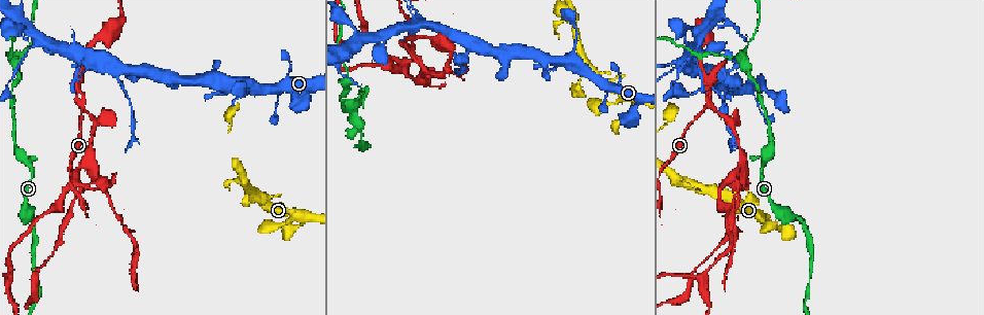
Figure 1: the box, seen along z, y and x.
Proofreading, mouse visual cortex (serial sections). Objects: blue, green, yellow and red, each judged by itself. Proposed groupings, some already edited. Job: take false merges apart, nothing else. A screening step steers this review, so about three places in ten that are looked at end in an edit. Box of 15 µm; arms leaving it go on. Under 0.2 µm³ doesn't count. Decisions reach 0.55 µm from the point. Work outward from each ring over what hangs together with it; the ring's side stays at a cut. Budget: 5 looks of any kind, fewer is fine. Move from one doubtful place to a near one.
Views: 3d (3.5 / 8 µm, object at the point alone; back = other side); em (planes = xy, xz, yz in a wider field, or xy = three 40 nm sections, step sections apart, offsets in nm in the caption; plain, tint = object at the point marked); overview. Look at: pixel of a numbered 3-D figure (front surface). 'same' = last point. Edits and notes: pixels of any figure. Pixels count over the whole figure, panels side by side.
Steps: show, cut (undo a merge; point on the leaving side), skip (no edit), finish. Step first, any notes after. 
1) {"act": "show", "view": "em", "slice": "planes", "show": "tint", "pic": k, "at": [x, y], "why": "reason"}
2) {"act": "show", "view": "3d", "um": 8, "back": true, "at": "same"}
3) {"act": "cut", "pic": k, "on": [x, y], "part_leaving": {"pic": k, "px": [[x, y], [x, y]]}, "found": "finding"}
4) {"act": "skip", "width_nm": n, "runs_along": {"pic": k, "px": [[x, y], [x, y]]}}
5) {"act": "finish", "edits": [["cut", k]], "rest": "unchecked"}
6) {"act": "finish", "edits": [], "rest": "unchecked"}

{"act": "show", "view": "3d", "um": 8, "pic": 1, "at": [342, 61], "why": "looks like a crossing"}

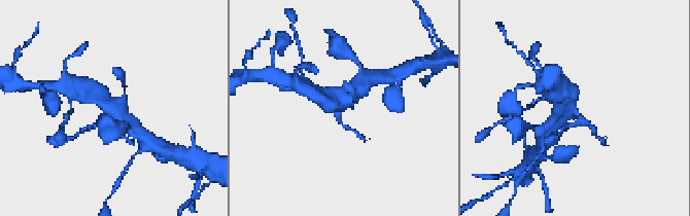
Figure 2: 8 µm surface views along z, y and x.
{"act": "show", "view": "3d", "um": 3.5, "pic": 2, "at": [344, 107], "why": "zoom in"}

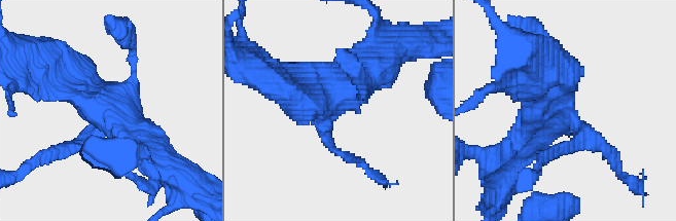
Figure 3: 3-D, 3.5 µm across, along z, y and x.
{"act": "show", "view": "em", "slice": "planes", "show": "tint", "pic": 3, "at": [339, 105]}

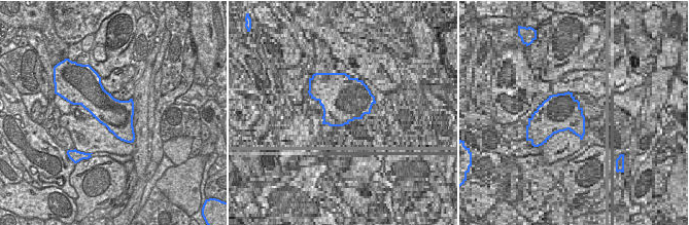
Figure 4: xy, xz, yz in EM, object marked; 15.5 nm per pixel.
{"act": "skip", "runs_along": {"pic": 3, "px": [[158, 155], [117, 108], [63, 67]]}, "found": "one cell here"}

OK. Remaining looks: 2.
{"act": "show", "view": "3d", "um": 3.5, "back": true, "pic": 1, "at": [705, 108], "why": "a fork"}

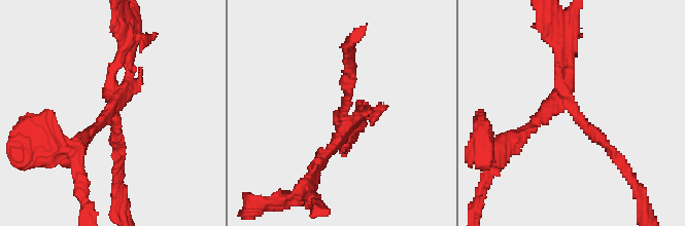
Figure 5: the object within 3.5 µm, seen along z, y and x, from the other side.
{"act": "show", "view": "em", "slice": "xy", "step": 3, "show": "tint", "pic": 5, "at": [565, 105]}

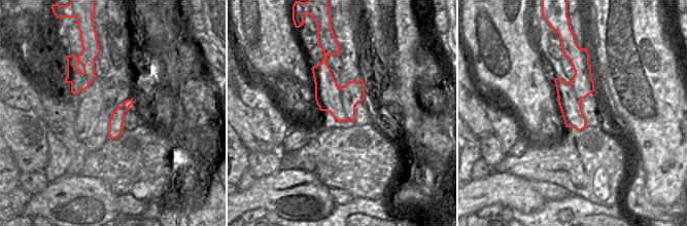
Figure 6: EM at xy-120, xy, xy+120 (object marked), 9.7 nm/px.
{"act": "cut", "pic": 5, "on": [101, 119], "part_leaving": {"pic": 5, "px": [[115, 104], [80, 139], [74, 157]]}, "found": "two cells meet here"}

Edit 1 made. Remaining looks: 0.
{"act": "finish", "edits": [["cut", 5]], "rest": "unchecked"}

